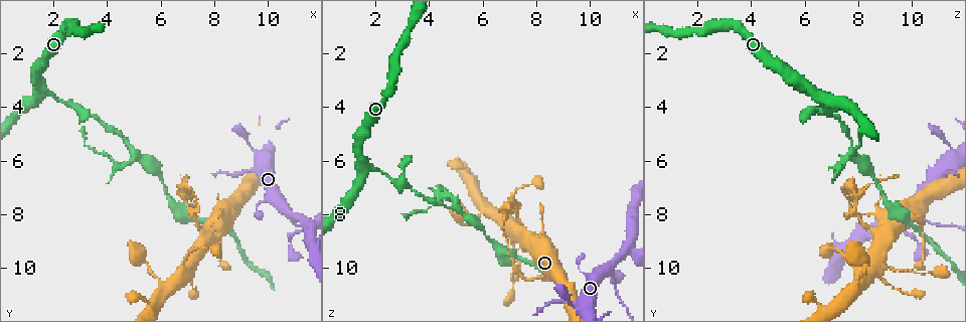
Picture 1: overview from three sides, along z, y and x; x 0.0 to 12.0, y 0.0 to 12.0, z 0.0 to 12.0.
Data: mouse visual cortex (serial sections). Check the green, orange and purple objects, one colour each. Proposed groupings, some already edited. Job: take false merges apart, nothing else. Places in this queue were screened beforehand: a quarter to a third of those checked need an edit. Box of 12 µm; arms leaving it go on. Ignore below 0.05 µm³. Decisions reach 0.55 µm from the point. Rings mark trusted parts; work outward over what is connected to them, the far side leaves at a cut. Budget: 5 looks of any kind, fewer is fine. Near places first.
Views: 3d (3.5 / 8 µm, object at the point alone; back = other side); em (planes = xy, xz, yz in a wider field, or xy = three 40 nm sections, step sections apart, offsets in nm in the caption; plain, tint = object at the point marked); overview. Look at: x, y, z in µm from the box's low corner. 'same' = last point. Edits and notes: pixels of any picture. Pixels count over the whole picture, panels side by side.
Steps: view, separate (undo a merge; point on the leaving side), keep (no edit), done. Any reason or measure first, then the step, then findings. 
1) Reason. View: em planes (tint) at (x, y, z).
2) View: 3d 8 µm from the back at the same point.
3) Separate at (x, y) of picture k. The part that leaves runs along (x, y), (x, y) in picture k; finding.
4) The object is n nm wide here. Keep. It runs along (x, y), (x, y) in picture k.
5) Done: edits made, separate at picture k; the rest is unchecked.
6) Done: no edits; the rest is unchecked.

Branch point. View: 3d 3.5 µm from the back at (7.6, 8.8, 8.7).

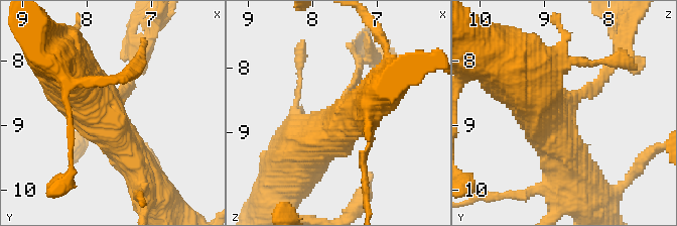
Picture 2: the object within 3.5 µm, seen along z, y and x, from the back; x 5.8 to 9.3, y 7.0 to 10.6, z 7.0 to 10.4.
View: em xy step 3 (tint) at (7.65, 8.75, 8.80).

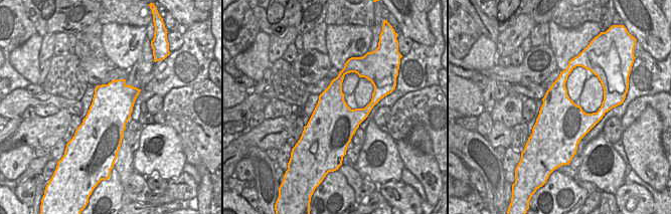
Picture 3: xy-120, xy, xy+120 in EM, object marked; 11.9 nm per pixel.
Separate at (358, 61) of picture 2. A second cell is stuck on.

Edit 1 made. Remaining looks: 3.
View: 3d 3.5 µm at (6.3, 10.9, 7.9).

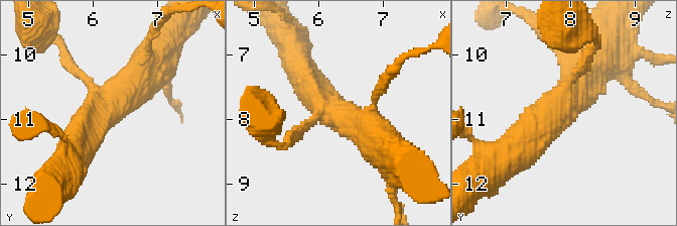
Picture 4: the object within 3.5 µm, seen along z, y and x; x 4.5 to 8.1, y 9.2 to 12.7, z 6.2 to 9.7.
3 arms meet here; the arms are 150, 500, 600 nm wide; now the EM. View: em xy step 5 (tint) at (6.25, 10.85, 7.90).

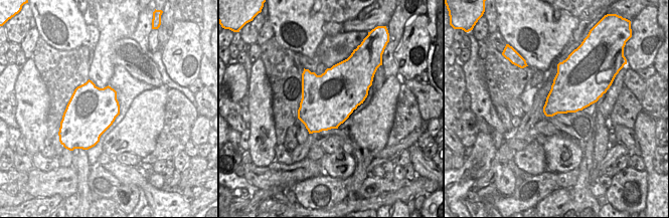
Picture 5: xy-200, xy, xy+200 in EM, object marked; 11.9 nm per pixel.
Keep. It runs along (153, 62), (95, 120), (76, 148) in picture 4; one cell here.

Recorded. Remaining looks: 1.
Done: edits made, separate at picture 2; the rest is unchecked.

